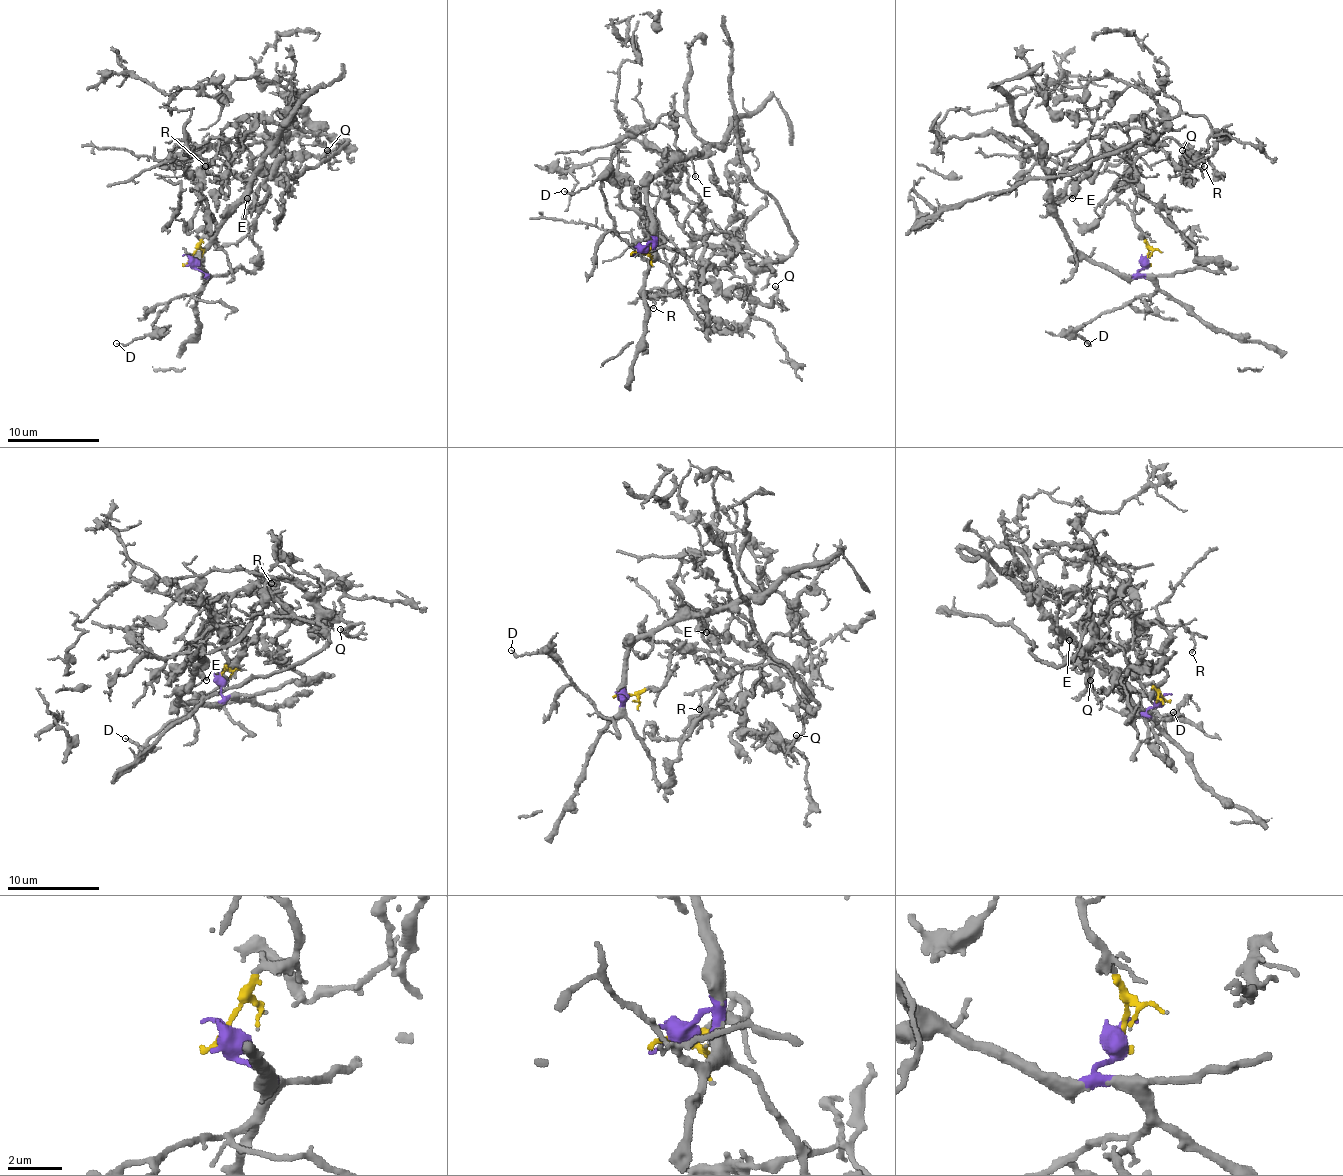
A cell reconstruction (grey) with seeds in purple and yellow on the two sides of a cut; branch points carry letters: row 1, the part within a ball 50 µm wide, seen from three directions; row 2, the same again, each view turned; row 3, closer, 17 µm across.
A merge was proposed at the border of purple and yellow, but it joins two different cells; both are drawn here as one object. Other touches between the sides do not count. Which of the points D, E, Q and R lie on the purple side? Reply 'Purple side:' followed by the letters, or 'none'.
Purple side: D, E

